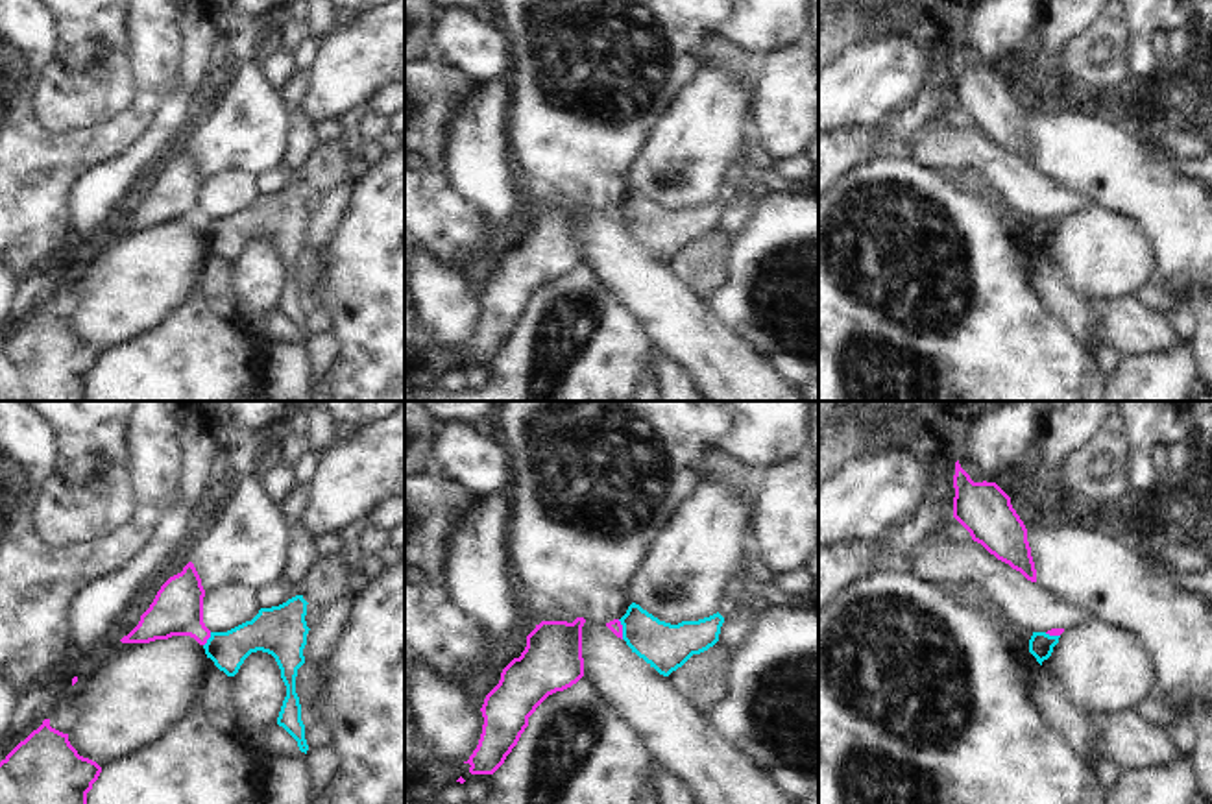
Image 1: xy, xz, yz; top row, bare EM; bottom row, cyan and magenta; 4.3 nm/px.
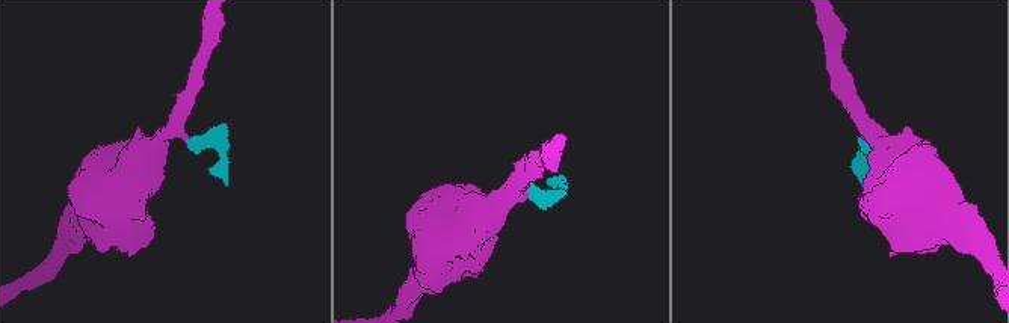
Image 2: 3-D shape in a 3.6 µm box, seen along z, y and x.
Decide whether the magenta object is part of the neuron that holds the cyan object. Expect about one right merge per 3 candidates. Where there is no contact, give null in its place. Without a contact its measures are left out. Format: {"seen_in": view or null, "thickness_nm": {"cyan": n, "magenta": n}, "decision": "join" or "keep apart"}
{"seen_in": "xz", "thickness_nm": {"cyan": 200, "magenta": 60}, "decision": "keep apart"}

